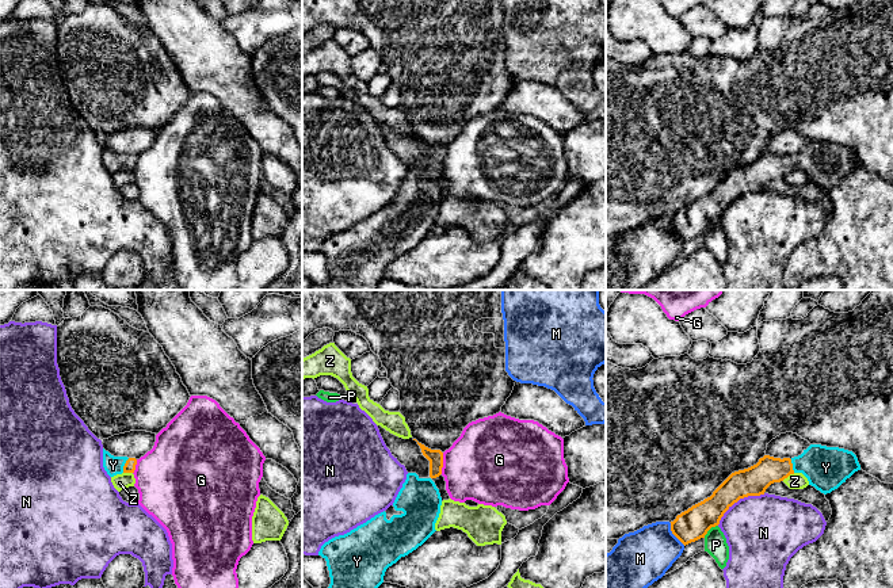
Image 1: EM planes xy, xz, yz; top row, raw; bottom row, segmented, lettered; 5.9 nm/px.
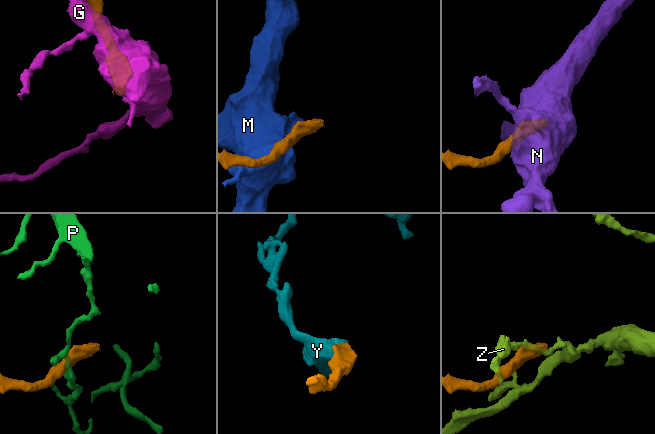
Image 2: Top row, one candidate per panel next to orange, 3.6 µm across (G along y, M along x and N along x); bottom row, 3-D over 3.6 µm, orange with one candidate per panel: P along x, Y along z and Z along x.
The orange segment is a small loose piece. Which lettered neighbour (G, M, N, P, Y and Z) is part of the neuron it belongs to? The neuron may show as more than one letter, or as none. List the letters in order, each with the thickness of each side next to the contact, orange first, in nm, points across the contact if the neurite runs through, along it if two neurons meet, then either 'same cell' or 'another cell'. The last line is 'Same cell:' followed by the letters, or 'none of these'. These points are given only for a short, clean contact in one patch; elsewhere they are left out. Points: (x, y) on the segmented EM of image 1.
G: 90 nm thick on the orange side, 440 nm on the other; border along xz (443, 453), (441, 473); another cell
M: 190 nm thick on the orange side, 320 nm on the other; another cell
N: 170 nm thick on the orange side, 440 nm on the other; another cell
P: 190 nm thick on the orange side, 130 nm on the other; border along yz (717, 524), (703, 537); another cell
Y: 70 nm thick on the orange side, 110 nm on the other; runs through xy (130, 464), (125, 465), (113, 465); same cell
Z: 170 nm thick on the orange side, 100 nm on the other; border along yz (794, 473), (782, 480); another cell
Same cell: Y

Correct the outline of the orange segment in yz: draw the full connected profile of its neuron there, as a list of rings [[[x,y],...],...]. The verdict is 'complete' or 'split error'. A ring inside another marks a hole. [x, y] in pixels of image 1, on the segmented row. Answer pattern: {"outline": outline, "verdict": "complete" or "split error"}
{"outline": [[[810,444],[791,459],[764,455],[756,465],[732,473],[710,497],[678,515],[671,522],[671,531],[686,546],[705,538],[740,499],[764,495],[771,484],[781,482],[790,474],[802,473],[809,485],[827,495],[858,470],[860,465],[856,455],[839,447]]], "verdict": "split error"}

